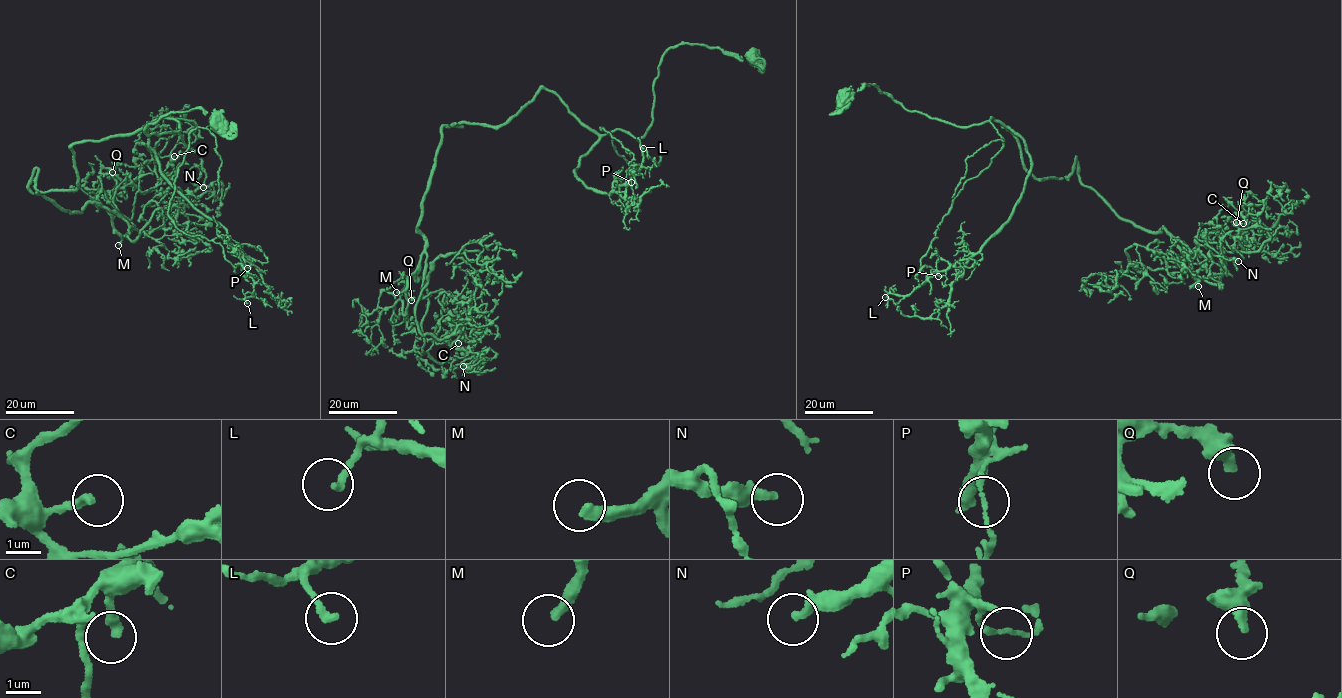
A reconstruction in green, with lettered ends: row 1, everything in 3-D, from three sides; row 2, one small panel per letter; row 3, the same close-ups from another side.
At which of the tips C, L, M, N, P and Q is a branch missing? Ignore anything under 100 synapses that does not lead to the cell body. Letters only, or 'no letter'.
M

